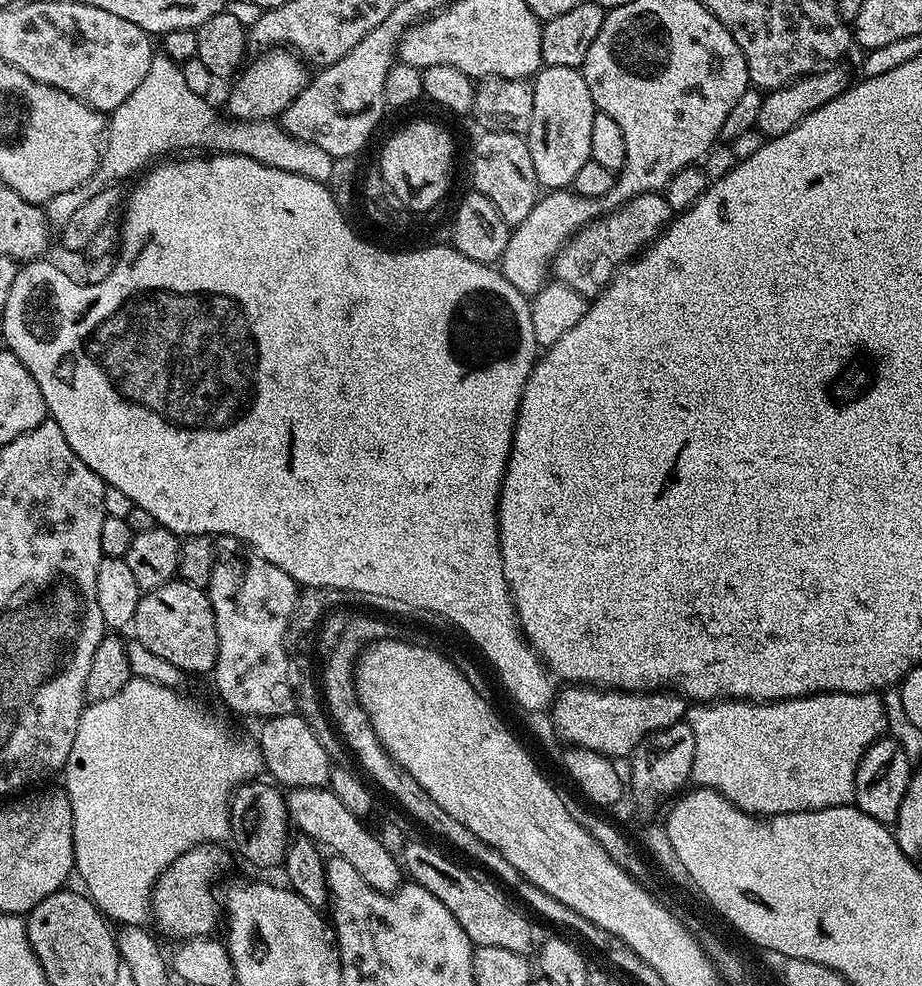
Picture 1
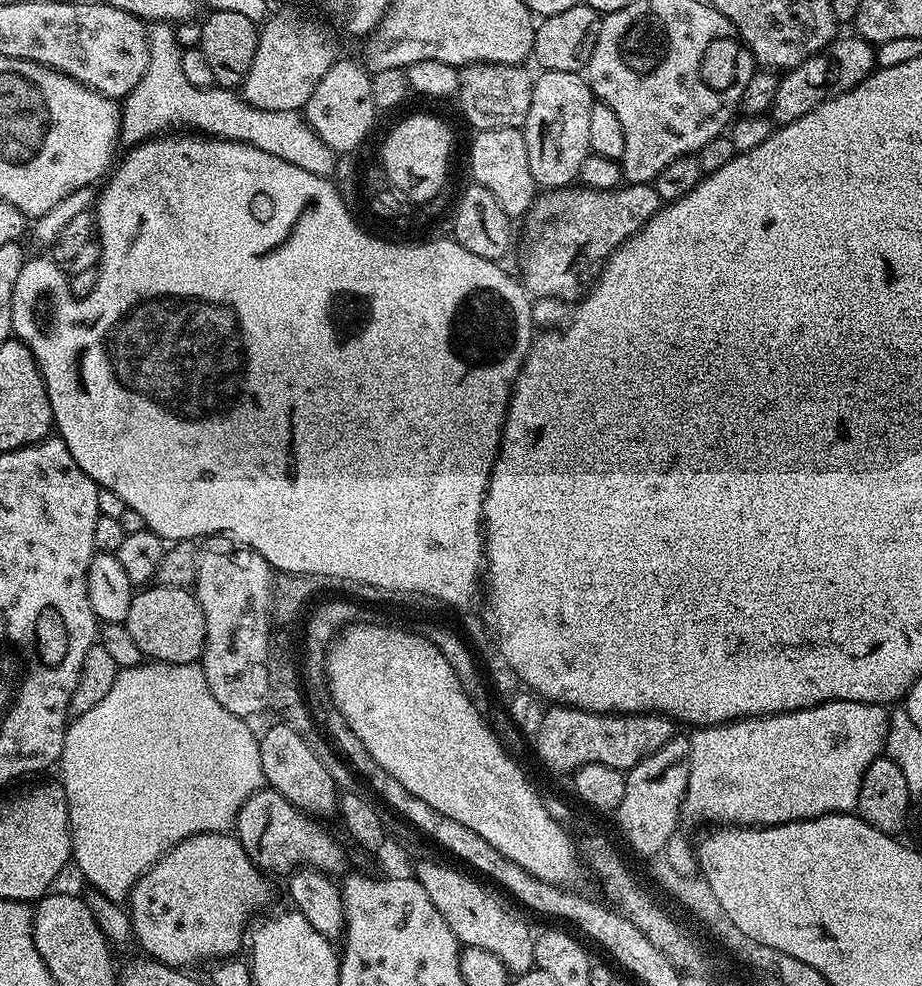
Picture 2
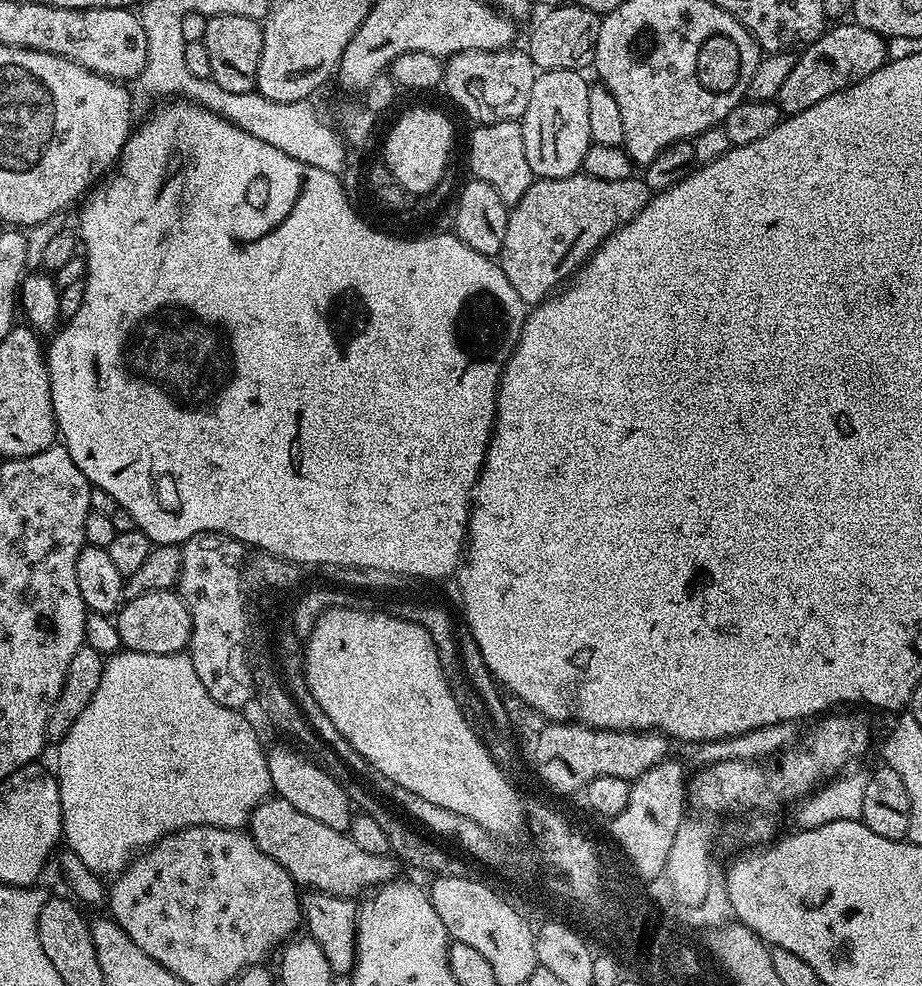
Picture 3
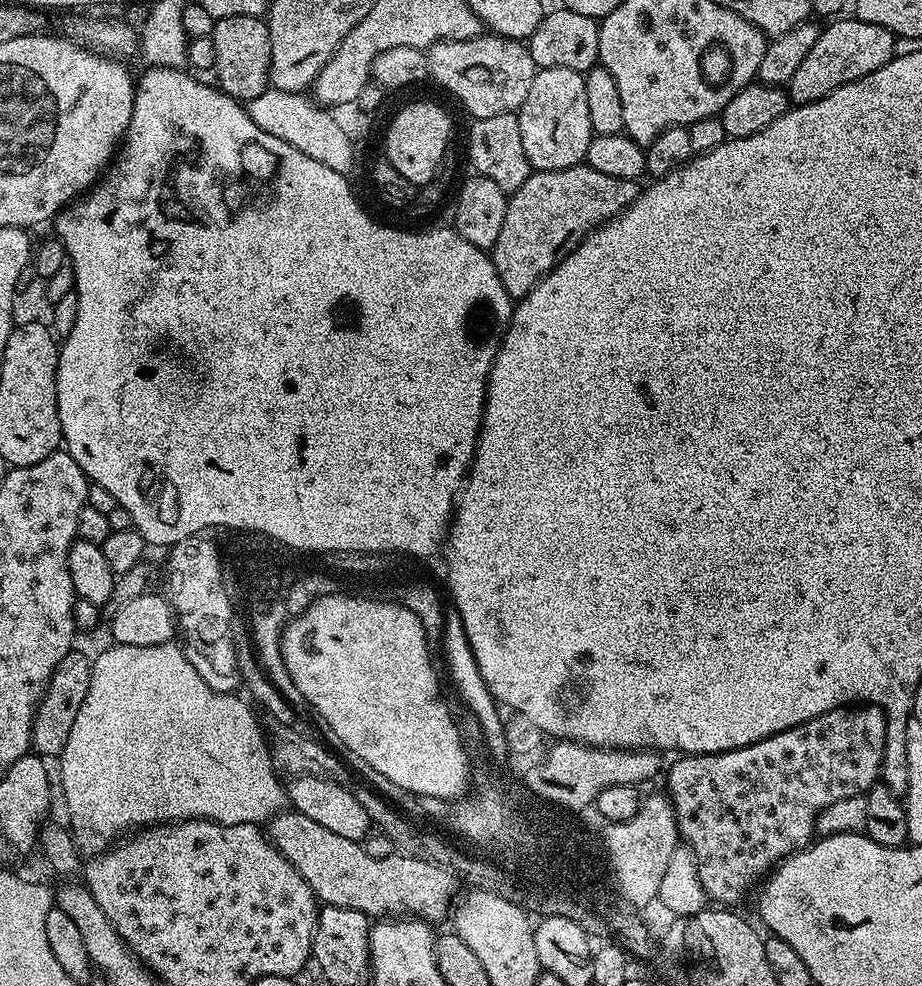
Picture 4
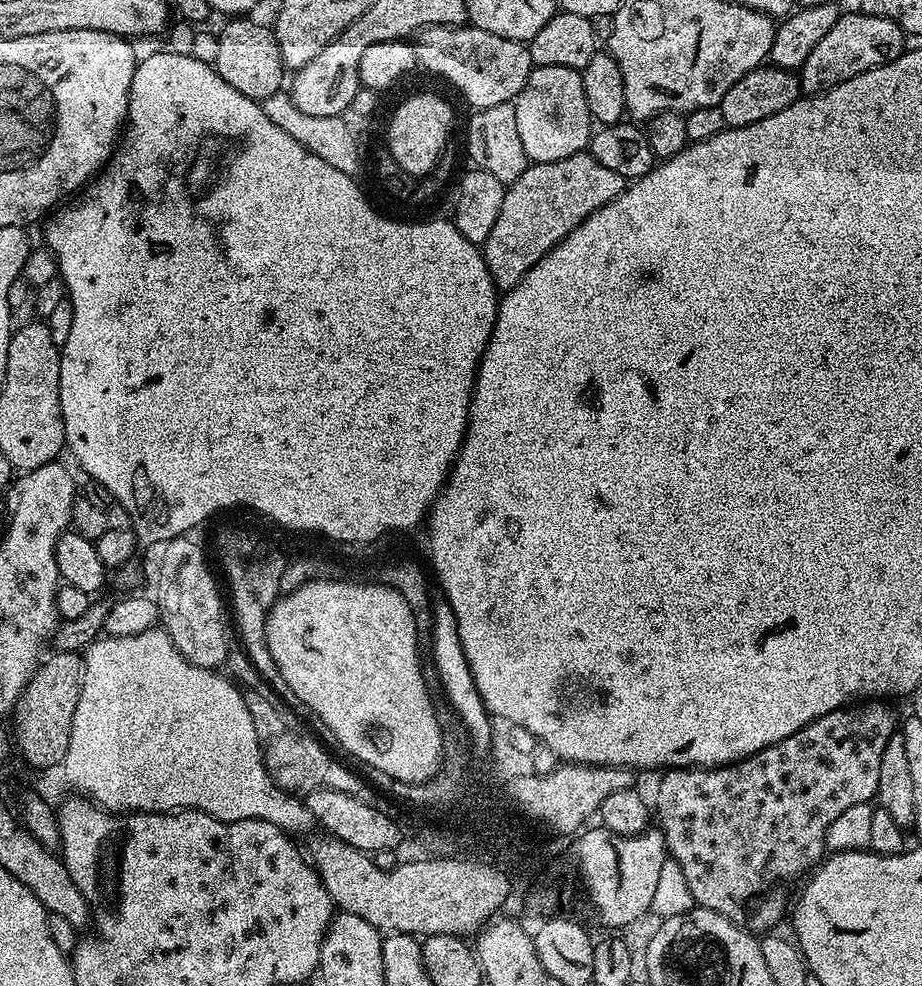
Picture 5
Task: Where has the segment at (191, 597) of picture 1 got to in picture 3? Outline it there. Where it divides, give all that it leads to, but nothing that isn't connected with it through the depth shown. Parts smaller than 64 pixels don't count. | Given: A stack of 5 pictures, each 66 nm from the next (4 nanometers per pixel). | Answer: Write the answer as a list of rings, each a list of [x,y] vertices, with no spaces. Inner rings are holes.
[[[175,591],[151,592],[142,594],[133,600],[124,600],[114,616],[118,638],[127,651],[141,652],[142,654],[174,654],[184,652],[190,642],[192,633],[192,615],[186,602]]]

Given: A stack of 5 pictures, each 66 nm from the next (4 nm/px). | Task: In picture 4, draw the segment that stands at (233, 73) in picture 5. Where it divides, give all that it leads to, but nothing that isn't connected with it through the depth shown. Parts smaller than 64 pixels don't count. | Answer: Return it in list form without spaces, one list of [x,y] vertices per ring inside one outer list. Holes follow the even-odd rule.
[[[220,16],[212,31],[215,83],[230,98],[247,102],[270,87],[270,30],[259,16]]]

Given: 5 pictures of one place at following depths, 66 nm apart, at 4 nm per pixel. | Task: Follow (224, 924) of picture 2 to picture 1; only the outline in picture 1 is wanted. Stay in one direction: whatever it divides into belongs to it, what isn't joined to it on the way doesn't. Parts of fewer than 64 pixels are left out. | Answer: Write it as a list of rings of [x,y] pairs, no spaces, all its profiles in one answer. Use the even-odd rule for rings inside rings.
[[[199,844],[197,848],[186,850],[166,869],[152,888],[150,916],[160,927],[164,936],[173,936],[173,941],[189,940],[192,936],[207,936],[215,933],[216,923],[221,923],[222,908],[218,896],[212,893],[212,883],[220,868],[228,864],[228,856],[223,847],[214,844]]]

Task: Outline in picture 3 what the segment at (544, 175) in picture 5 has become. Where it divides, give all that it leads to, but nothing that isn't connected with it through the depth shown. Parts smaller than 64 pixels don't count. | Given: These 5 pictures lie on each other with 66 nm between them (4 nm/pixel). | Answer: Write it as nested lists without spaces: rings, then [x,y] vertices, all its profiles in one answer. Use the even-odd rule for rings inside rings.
[[[577,174],[553,180],[533,179],[530,190],[522,194],[517,204],[511,205],[506,222],[506,239],[502,242],[502,250],[498,263],[502,274],[514,286],[518,298],[522,298],[525,306],[535,306],[547,300],[563,285],[582,265],[600,248],[611,232],[616,232],[622,224],[630,222],[648,205],[654,193],[646,186],[639,175],[622,178],[622,182],[605,182],[602,178]]]

